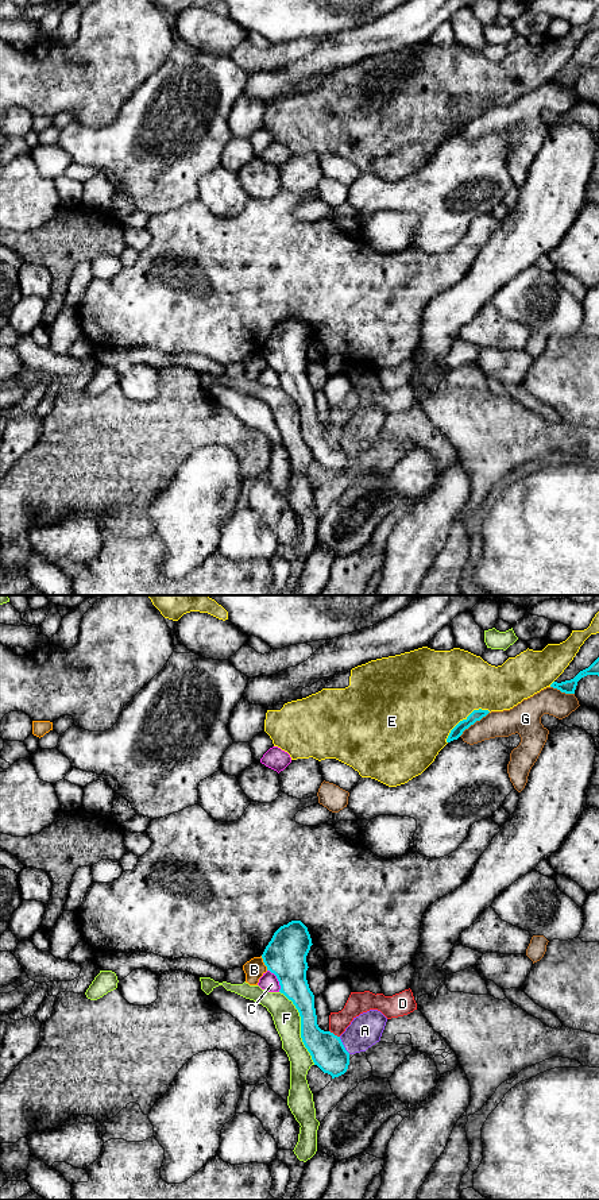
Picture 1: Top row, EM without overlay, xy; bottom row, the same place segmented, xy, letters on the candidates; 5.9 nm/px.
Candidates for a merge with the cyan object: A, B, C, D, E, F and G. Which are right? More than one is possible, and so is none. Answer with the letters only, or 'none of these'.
none of these

